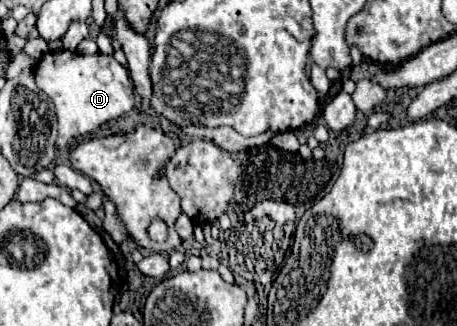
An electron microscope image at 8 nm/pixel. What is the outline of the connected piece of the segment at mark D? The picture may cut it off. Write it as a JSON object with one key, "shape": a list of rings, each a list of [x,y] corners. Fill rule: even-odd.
{"shape":[[[69,50],[49,52],[35,68],[37,86],[49,94],[57,108],[59,136],[65,140],[79,138],[97,130],[107,120],[119,118],[133,108],[133,82],[125,66],[111,54],[77,54]]]}

